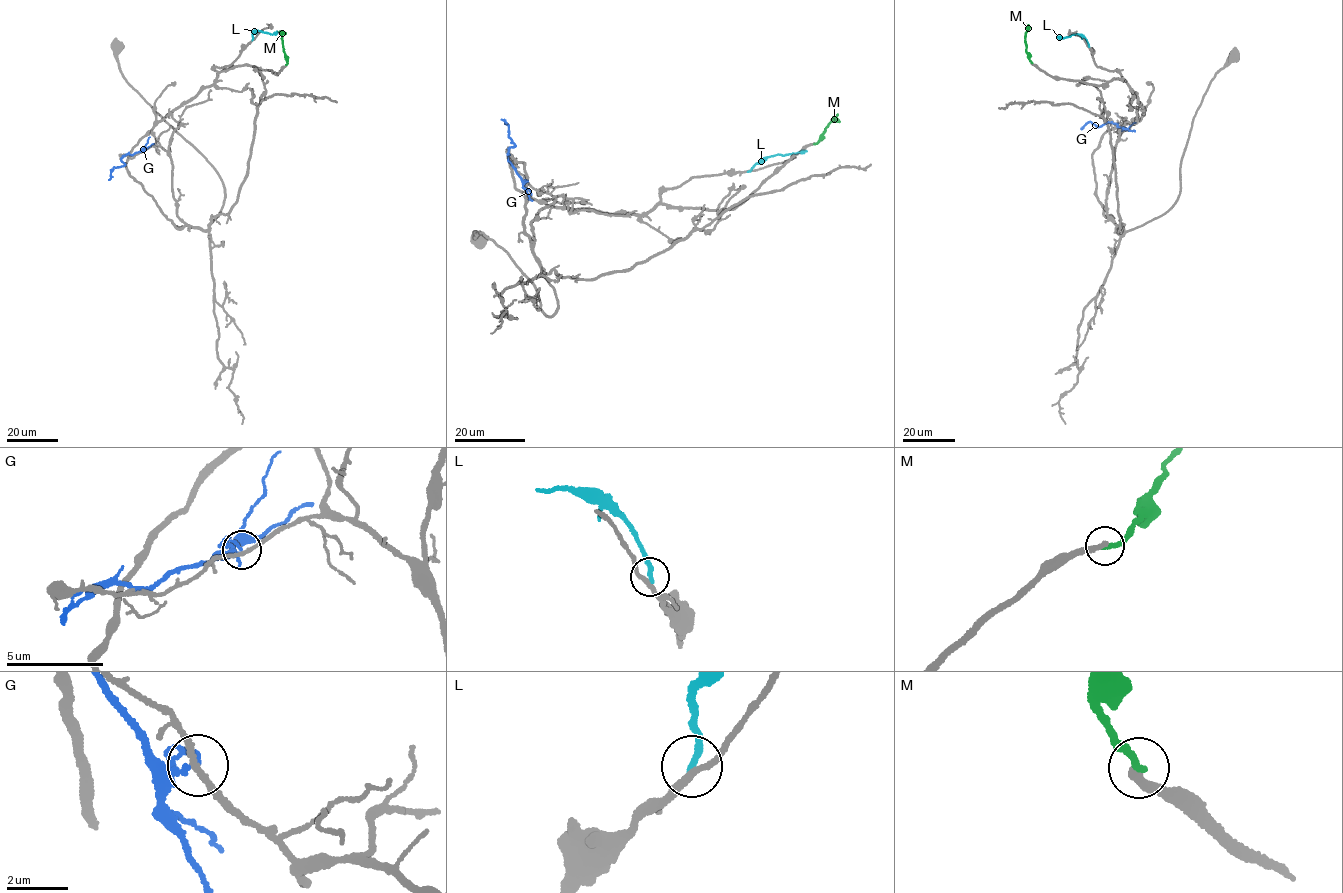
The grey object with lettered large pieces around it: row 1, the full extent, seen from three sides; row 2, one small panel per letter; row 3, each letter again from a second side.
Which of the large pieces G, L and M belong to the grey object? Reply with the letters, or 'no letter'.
no letter

